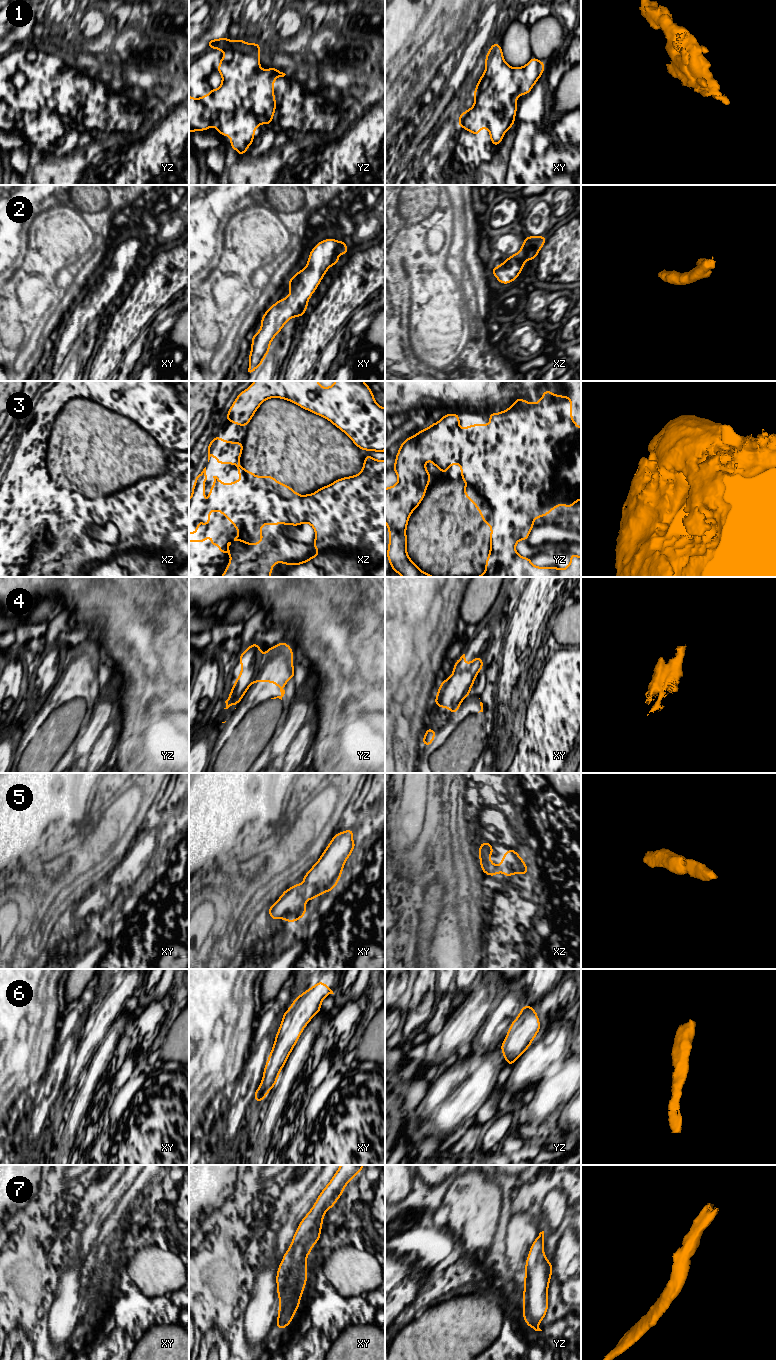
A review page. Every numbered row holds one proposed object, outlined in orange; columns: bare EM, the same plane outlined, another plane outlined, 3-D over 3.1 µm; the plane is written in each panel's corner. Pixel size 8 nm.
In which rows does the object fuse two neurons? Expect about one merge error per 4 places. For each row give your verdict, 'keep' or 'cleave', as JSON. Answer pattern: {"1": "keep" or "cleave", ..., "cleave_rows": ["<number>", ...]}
{"1": "keep", "2": "keep", "3": "keep", "4": "cleave", "5": "keep", "6": "keep", "7": "keep", "cleave_rows": ["4"]}

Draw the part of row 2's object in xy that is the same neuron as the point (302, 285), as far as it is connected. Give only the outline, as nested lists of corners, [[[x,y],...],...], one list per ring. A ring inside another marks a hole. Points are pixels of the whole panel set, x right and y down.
[[[328,238],[317,243],[309,253],[306,267],[294,273],[287,285],[290,294],[275,302],[261,318],[260,330],[251,336],[251,353],[248,372],[258,369],[270,351],[270,343],[293,317],[303,317],[308,309],[308,300],[331,266],[340,260],[338,253],[348,253],[345,241]]]

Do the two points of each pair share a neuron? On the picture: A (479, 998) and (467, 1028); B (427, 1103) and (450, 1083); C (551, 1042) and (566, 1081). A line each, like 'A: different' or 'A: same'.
A: same
B: same
C: different

